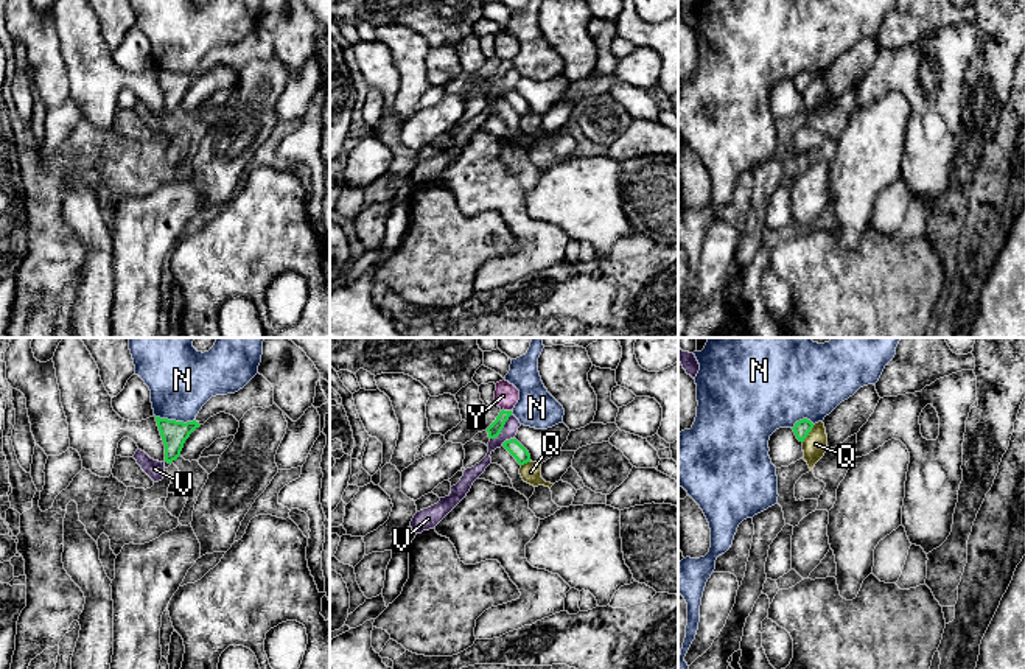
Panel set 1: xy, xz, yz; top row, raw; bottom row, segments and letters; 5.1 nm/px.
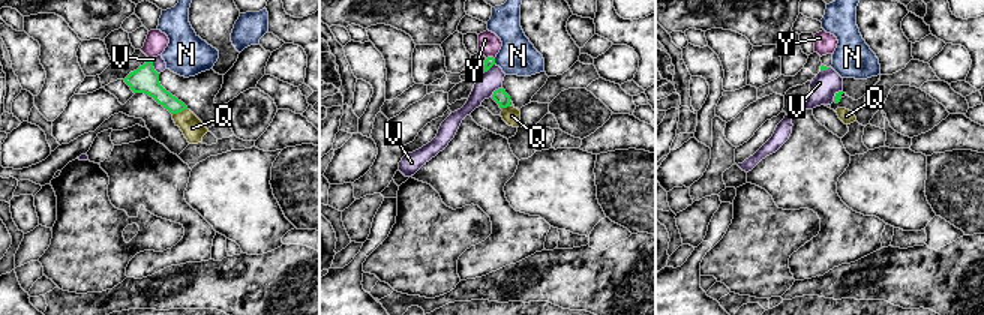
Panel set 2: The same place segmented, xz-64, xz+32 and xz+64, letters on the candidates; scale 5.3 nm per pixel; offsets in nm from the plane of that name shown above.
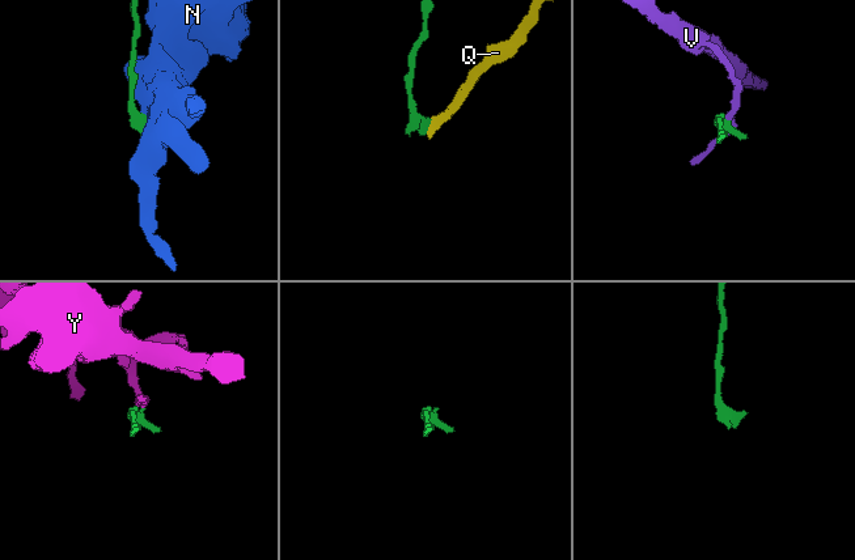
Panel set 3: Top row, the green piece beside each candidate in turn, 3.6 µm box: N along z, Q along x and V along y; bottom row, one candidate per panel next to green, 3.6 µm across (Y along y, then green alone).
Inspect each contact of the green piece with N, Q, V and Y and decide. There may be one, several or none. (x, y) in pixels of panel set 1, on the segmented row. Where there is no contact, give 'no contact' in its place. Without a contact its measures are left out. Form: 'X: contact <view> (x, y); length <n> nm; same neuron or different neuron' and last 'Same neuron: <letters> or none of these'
N: contact xy (174, 420); length 220 nm; different neuron
Q: contact yz (808, 434); length 110 nm; different neuron
V: contact xz (503, 427); length 180 nm; different neuron
Y: contact xz (506, 411); length 60 nm; different neuron
Same neuron: none of these

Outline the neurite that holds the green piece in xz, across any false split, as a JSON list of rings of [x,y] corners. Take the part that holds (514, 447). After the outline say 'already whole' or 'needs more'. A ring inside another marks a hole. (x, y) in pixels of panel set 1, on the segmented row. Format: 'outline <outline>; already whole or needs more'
outline [[[516,439],[506,440],[502,447],[516,459],[519,465],[530,462],[529,451]]]; already whole

